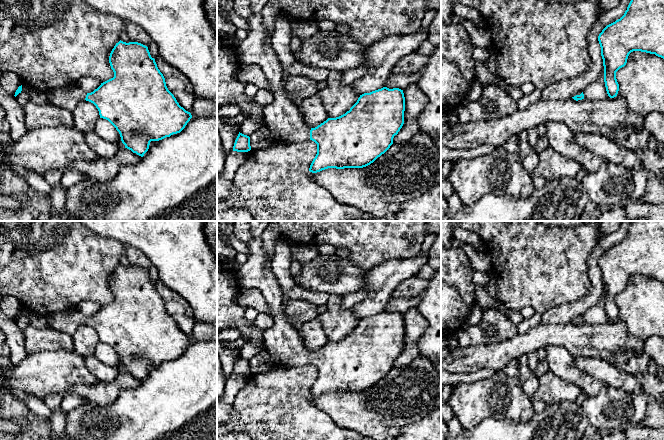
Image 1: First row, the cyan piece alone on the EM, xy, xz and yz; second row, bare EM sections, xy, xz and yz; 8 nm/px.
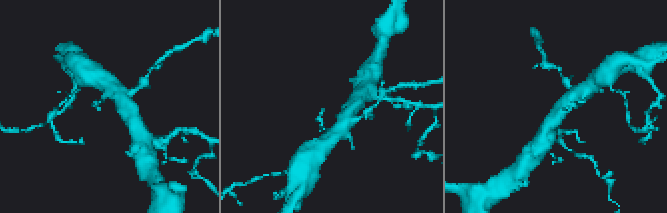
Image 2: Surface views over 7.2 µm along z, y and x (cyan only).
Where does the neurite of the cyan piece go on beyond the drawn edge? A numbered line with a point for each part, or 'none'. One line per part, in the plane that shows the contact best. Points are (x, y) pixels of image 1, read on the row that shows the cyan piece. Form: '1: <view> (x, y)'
1: xz (283, 118)

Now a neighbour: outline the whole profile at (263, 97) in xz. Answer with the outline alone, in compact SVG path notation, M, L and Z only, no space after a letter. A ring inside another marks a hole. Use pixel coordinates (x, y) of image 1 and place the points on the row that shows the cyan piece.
M259 89L253 100L262 106L268 106L274 102L274 96L271 91Z

